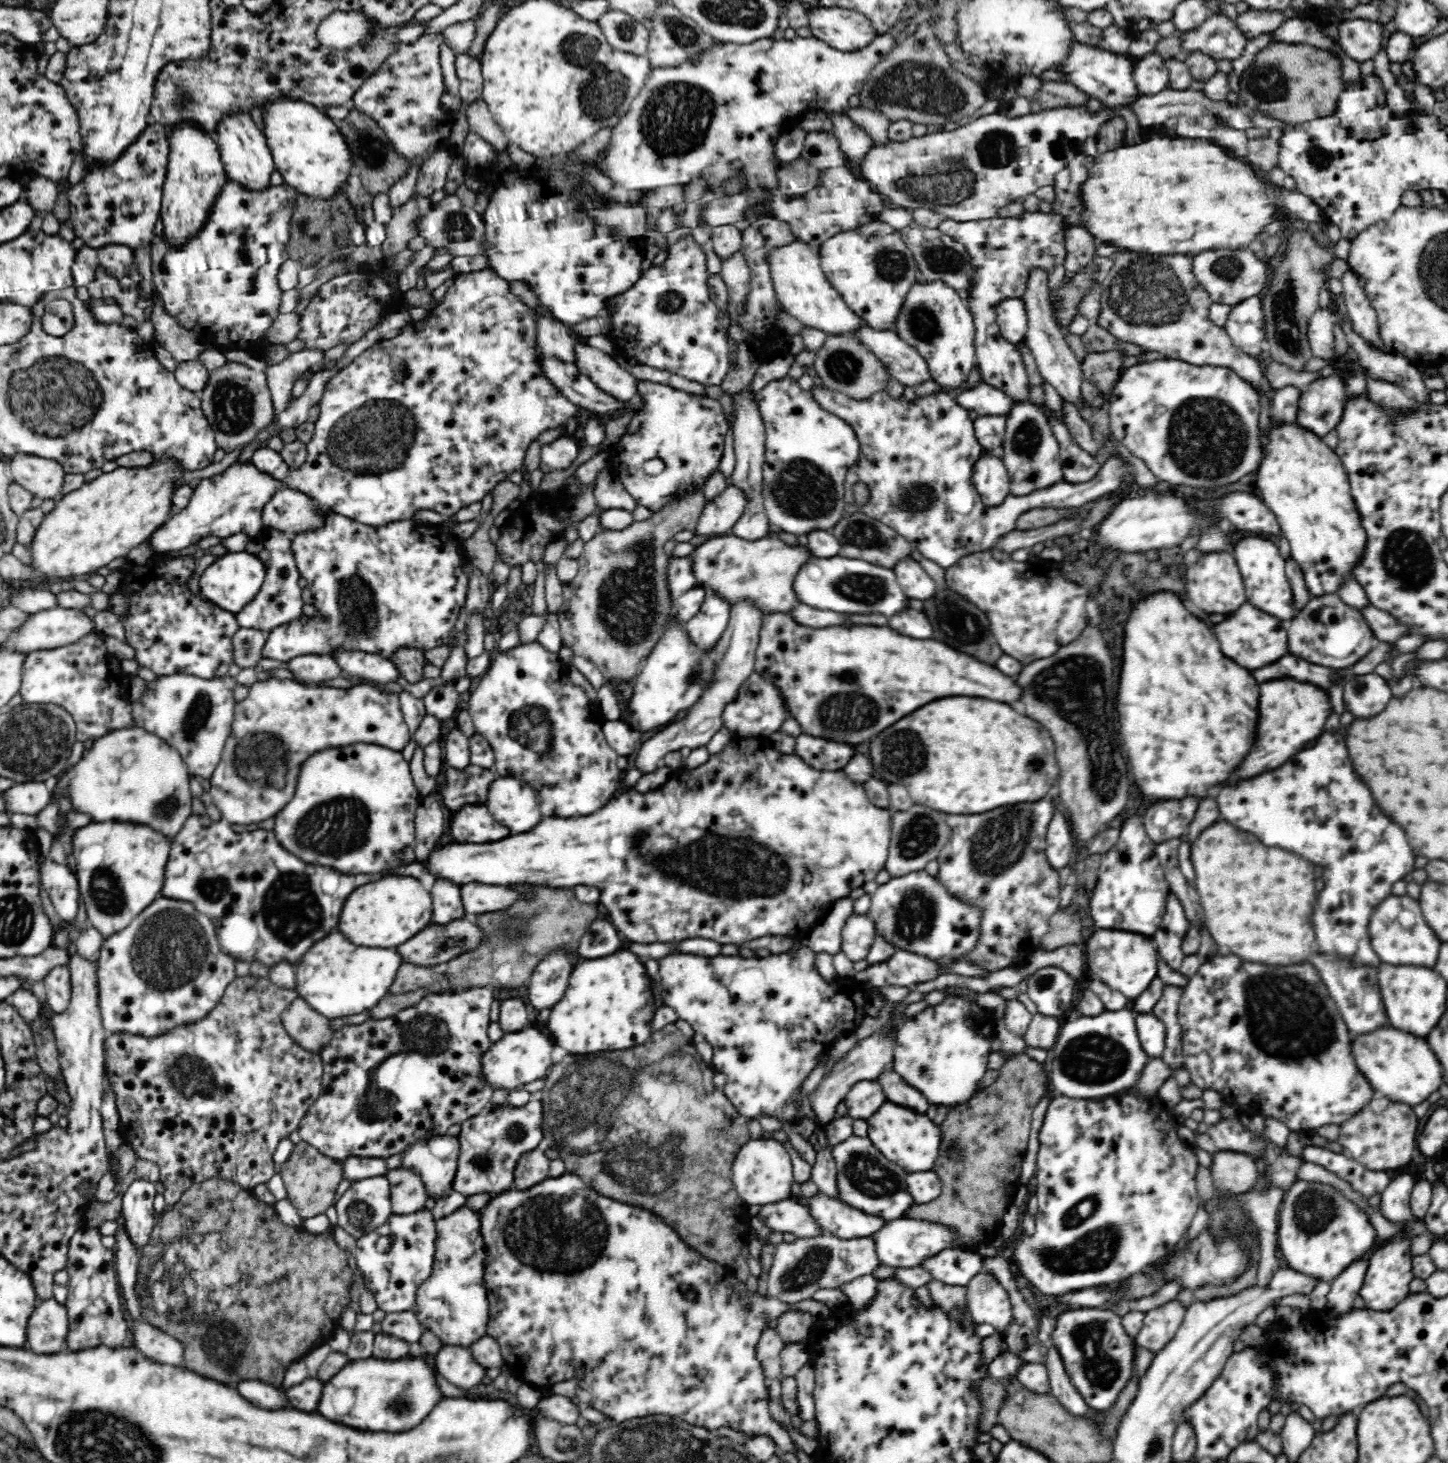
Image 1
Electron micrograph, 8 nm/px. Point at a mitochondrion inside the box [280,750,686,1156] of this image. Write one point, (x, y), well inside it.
(342, 825)

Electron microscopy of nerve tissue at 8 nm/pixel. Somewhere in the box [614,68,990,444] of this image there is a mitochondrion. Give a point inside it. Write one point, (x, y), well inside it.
(684, 109)

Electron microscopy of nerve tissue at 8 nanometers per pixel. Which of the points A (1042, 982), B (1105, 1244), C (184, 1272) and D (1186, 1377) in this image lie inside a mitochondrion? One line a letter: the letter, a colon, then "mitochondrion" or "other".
A: mitochondrion
B: mitochondrion
C: mitochondrion
D: mitochondrion

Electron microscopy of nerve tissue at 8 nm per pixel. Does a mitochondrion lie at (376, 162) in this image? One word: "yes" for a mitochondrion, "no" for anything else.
yes

